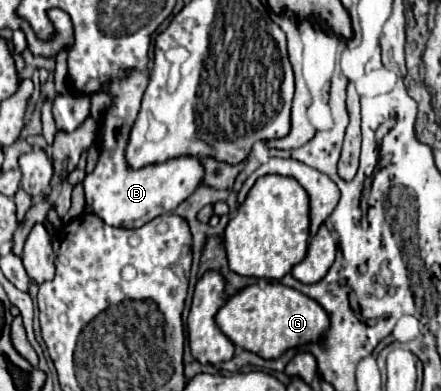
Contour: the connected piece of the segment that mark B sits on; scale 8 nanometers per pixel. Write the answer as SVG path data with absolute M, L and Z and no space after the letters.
M130 72L124 80L116 80L104 86L106 92L112 94L114 102L110 110L104 114L100 128L100 160L90 176L84 178L86 186L86 204L92 206L94 214L104 220L108 226L118 228L140 228L160 214L172 212L178 204L182 204L198 186L204 176L204 168L200 158L180 156L166 160L162 164L152 164L140 170L130 170L124 160L124 148L128 140L128 132L136 120L142 94L148 84L148 72Z

